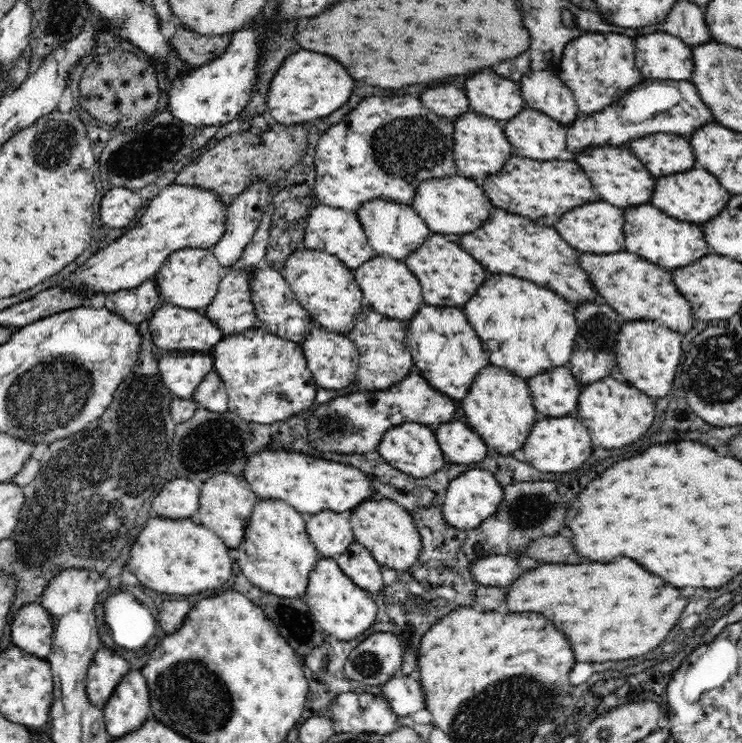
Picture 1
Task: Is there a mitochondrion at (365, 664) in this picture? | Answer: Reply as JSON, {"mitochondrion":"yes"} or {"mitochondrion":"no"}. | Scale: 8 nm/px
{"mitochondrion":"yes"}

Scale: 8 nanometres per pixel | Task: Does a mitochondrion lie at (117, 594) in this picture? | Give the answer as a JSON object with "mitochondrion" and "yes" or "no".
{"mitochondrion":"no"}

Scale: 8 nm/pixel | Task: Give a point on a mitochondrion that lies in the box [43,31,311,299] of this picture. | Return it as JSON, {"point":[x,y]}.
{"point":[118,166]}

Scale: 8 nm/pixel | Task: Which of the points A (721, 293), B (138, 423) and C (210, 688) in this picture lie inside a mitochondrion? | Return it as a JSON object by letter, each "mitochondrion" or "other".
{"A":"other","B":"mitochondrion","C":"mitochondrion"}

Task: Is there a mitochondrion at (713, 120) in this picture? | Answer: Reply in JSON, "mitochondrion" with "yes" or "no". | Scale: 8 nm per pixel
{"mitochondrion":"no"}

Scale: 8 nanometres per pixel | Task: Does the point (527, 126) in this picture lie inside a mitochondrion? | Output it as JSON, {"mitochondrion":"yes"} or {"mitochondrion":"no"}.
{"mitochondrion":"yes"}

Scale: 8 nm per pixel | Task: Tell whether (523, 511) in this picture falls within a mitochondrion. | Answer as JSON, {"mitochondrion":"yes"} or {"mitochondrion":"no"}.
{"mitochondrion":"yes"}

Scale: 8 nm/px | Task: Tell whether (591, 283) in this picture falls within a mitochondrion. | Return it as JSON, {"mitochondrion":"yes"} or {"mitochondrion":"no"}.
{"mitochondrion":"no"}

